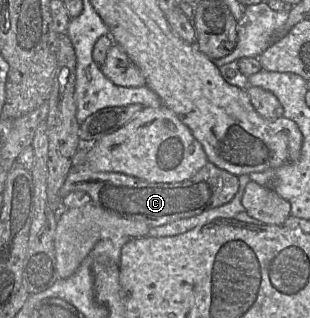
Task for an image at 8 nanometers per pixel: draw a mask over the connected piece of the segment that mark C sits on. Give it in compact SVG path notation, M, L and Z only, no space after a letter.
M80 140L69 173L60 189L62 199L71 191L83 191L91 197L97 207L109 214L142 221L154 228L222 206L230 202L239 189L236 175L218 168L209 161L191 178L174 183L149 183L124 173L94 171L86 157L94 142Z

